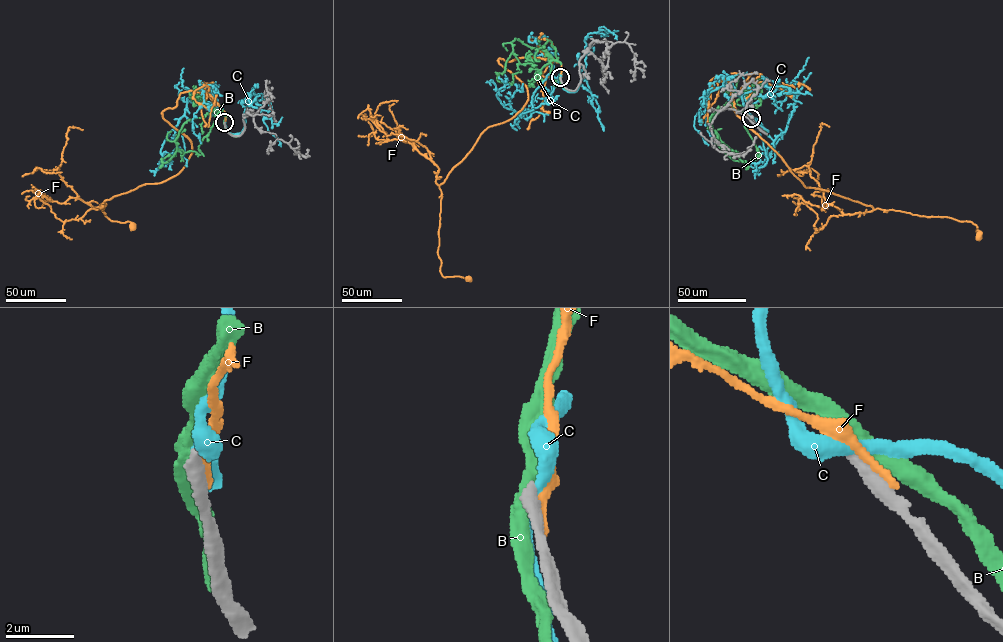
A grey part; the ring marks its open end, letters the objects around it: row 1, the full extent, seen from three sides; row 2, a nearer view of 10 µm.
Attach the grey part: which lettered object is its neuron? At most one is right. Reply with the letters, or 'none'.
none

